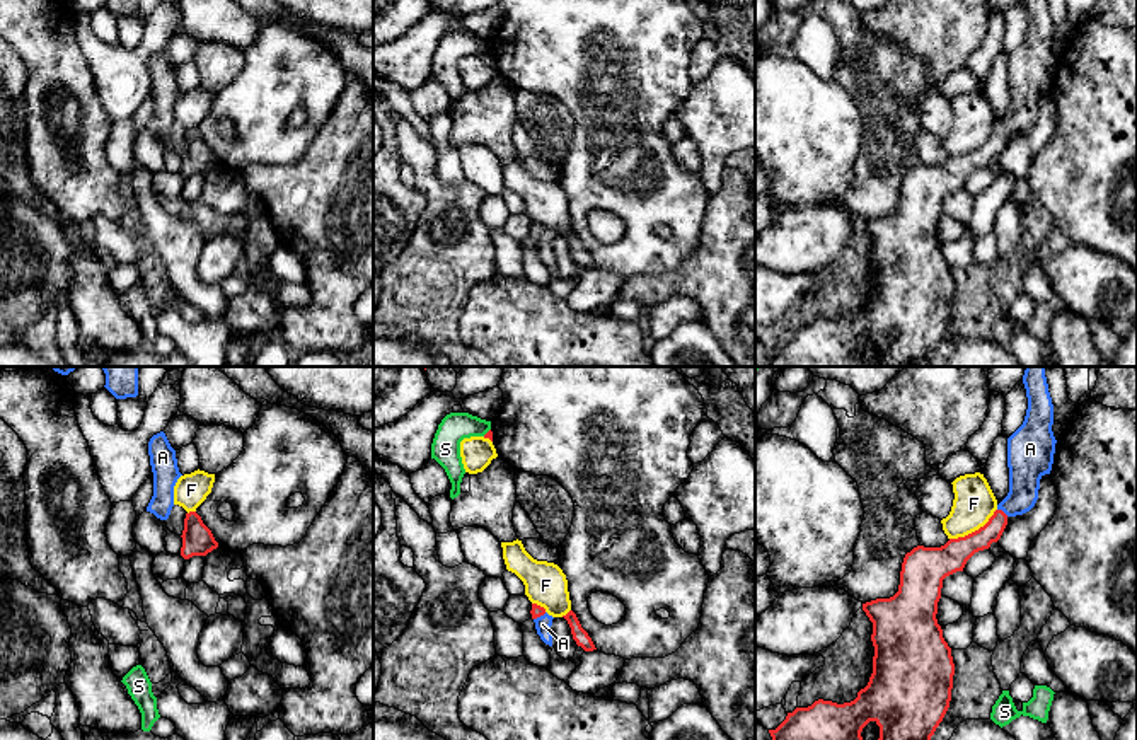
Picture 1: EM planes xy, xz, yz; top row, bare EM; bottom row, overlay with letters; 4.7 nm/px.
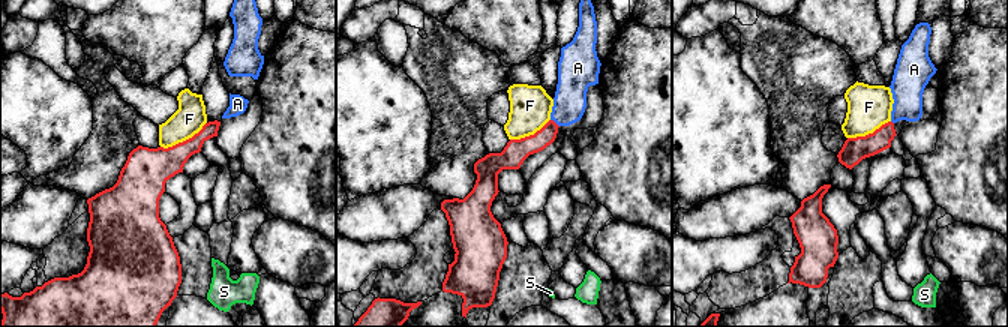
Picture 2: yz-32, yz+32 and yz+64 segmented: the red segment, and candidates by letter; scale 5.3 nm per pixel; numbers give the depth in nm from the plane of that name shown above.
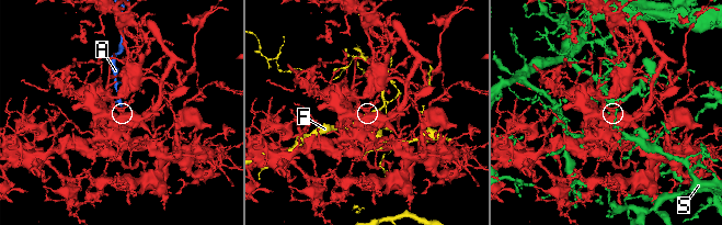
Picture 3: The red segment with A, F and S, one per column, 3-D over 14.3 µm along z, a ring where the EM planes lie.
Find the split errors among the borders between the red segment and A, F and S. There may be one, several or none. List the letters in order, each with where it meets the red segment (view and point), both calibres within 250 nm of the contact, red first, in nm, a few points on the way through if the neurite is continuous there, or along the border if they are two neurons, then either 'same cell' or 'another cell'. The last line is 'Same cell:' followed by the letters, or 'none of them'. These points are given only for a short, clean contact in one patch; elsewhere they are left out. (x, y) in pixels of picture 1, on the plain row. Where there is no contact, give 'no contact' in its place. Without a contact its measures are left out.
A: yz (1001, 128) | 110/180 nm | across yz (963, 166), (979, 159), (1001, 128), (1023, 108), (1027, 82) | same cell
F: yz (975, 149) | 160/200 nm | another cell
S: xz (488, 50) | 30/140 nm | another cell
Same cell: A

